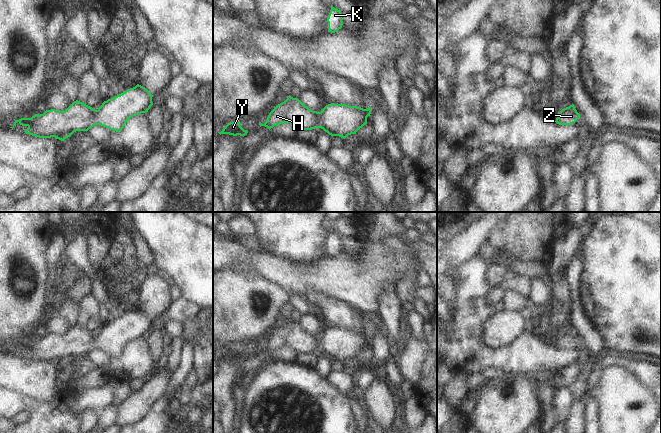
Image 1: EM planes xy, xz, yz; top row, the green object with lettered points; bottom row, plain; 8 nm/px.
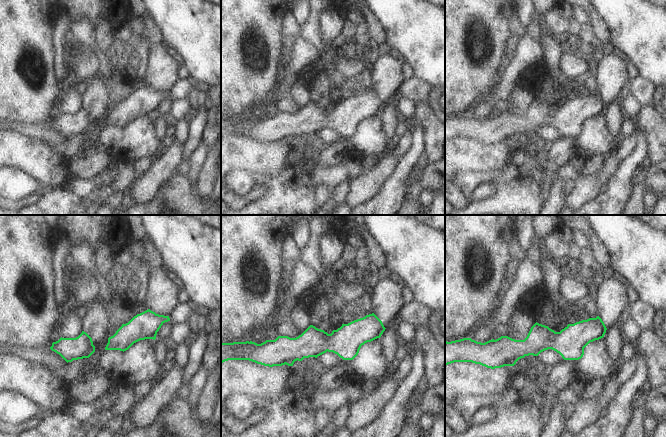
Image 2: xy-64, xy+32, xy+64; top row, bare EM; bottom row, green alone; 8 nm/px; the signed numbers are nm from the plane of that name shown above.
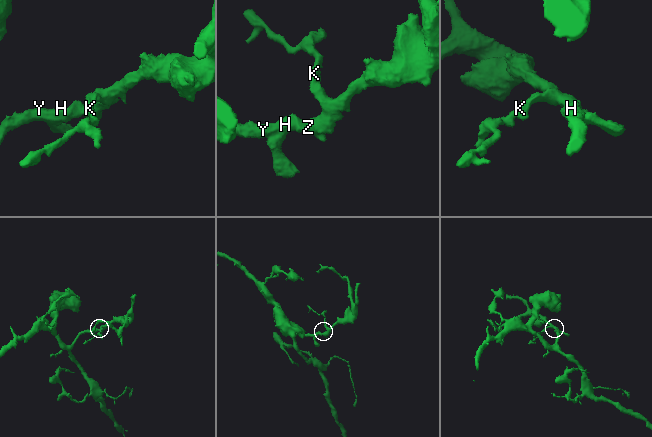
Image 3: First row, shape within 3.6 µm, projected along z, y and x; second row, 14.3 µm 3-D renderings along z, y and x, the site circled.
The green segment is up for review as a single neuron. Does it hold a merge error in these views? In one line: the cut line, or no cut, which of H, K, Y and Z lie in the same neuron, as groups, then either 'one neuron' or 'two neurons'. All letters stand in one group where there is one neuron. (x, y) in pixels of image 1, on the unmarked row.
no cut; H K Y Z; one neuron

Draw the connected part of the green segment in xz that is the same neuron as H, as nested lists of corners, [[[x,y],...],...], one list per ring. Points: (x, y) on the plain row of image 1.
[[[288,320],[287,323],[278,328],[268,339],[267,345],[260,351],[265,350],[269,354],[276,349],[283,347],[292,347],[297,354],[311,354],[321,352],[329,359],[339,360],[345,363],[348,359],[356,358],[356,356],[367,348],[367,341],[371,338],[371,330],[363,333],[357,330],[349,330],[346,328],[331,327],[326,329],[321,336],[313,335],[305,330],[299,323]]]

